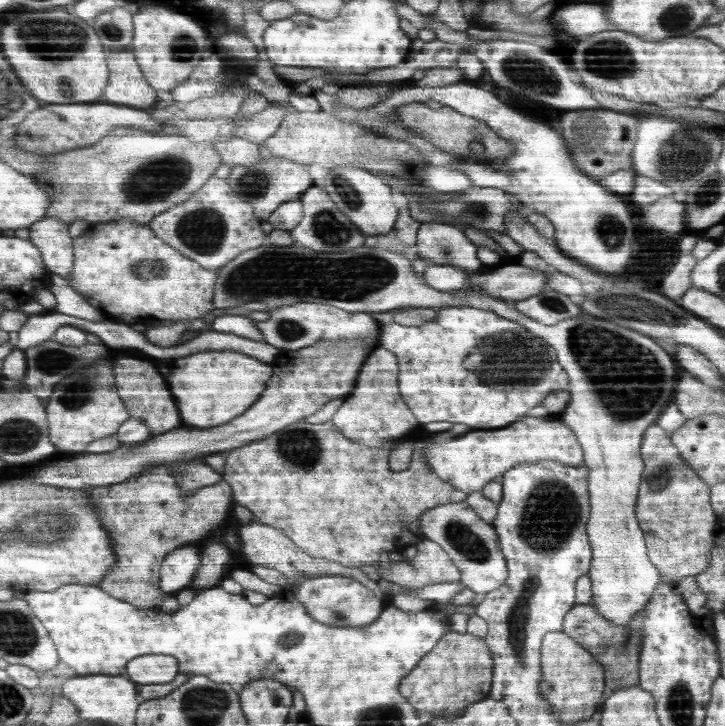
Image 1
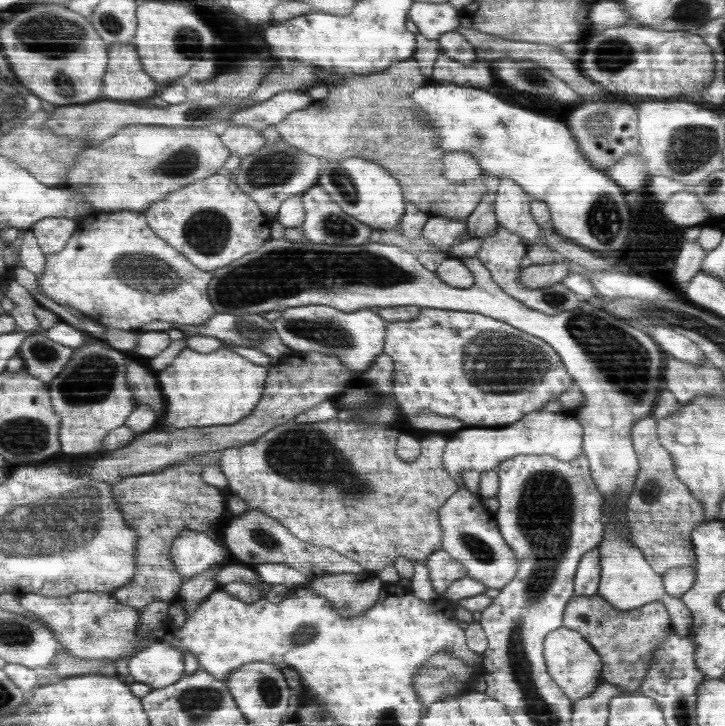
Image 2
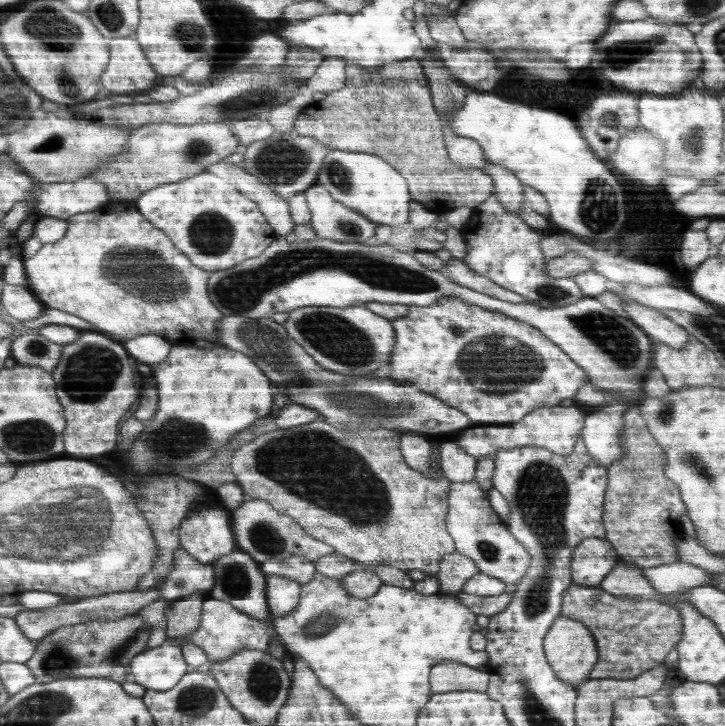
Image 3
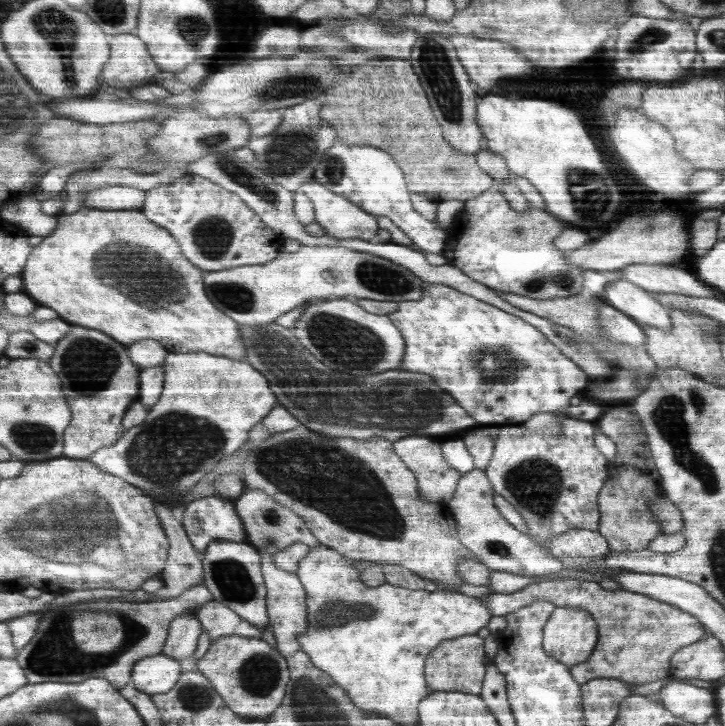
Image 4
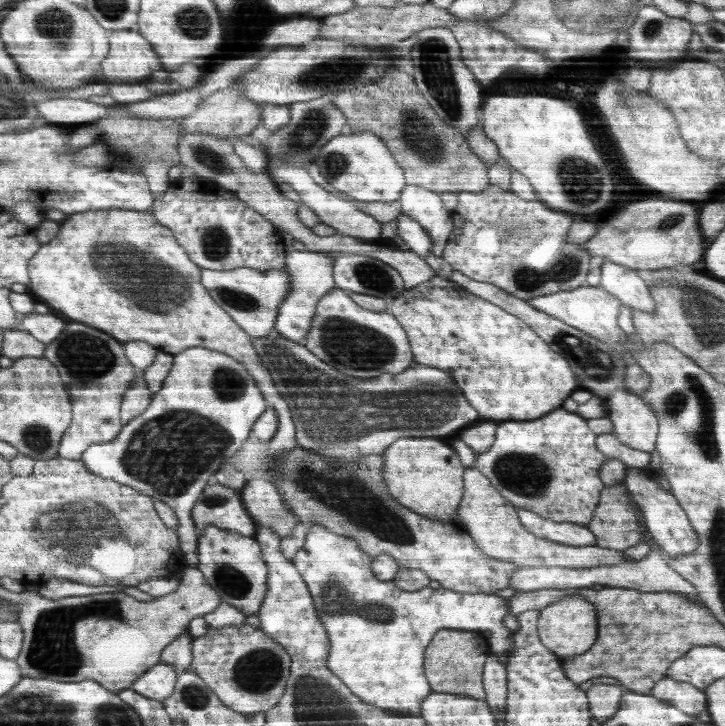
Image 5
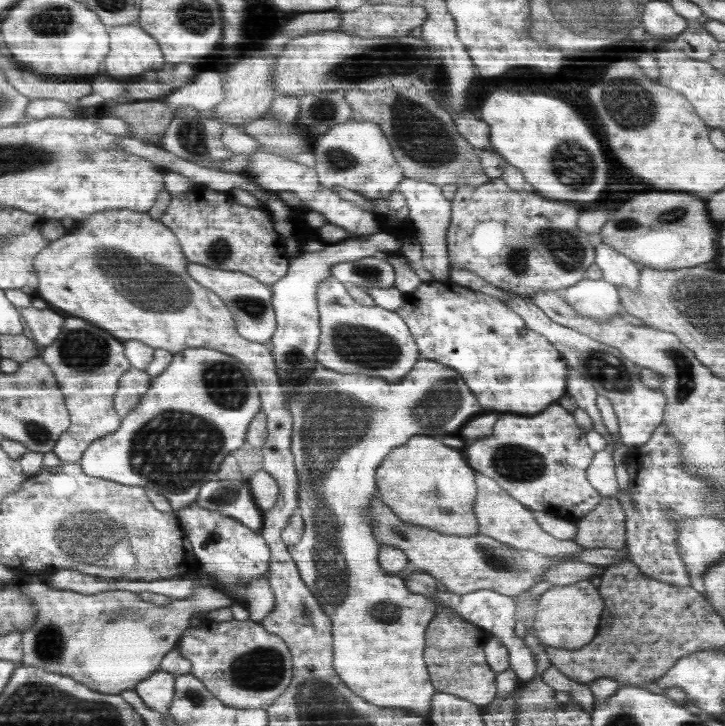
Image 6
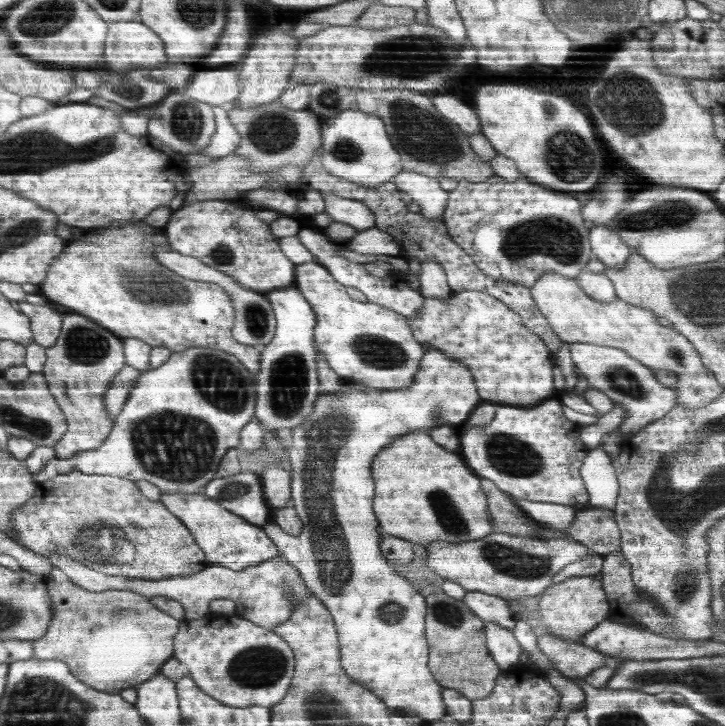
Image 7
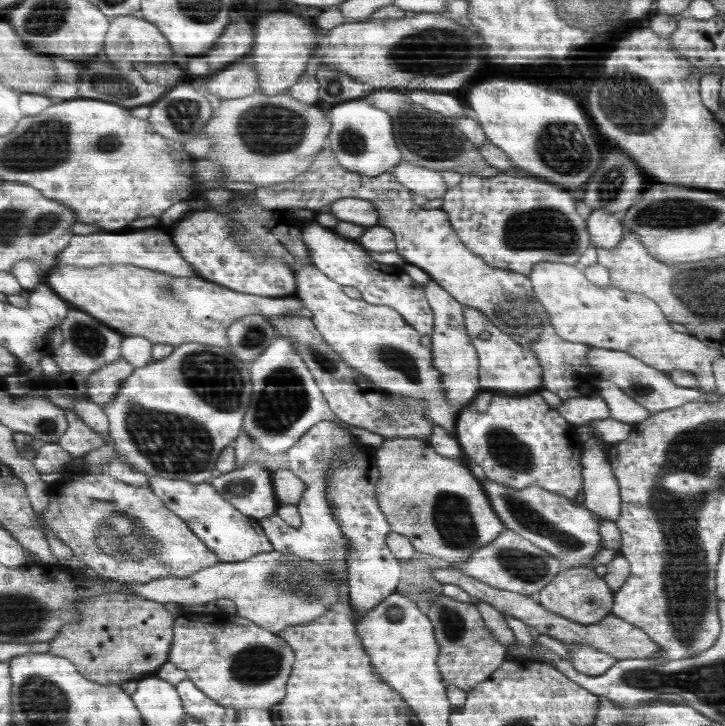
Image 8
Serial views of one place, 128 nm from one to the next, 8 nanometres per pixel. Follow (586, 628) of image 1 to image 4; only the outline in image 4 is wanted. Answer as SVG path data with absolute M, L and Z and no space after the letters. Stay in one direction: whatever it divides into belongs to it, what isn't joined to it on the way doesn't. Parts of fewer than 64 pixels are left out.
M559 576L529 584L522 590L510 594L492 593L491 595L486 595L486 597L478 598L491 610L493 616L506 616L515 610L528 606L535 600L547 600L547 602L554 603L556 607L571 606L590 611L590 614L597 622L600 637L589 660L581 662L580 665L572 670L573 678L581 685L600 678L617 679L631 685L644 685L662 680L671 674L674 654L682 649L683 646L688 646L701 640L707 634L708 629L696 616L688 611L680 610L680 607L673 604L626 589L602 589L596 580L587 580L580 576Z

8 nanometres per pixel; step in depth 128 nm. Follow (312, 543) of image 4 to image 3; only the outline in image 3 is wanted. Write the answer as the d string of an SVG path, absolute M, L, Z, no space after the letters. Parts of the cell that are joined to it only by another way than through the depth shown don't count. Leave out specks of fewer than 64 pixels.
M246 498L231 512L231 526L235 534L237 548L247 552L259 564L272 559L283 559L290 555L302 555L315 562L321 556L338 553L325 542L310 536L294 519L279 513L265 500Z

